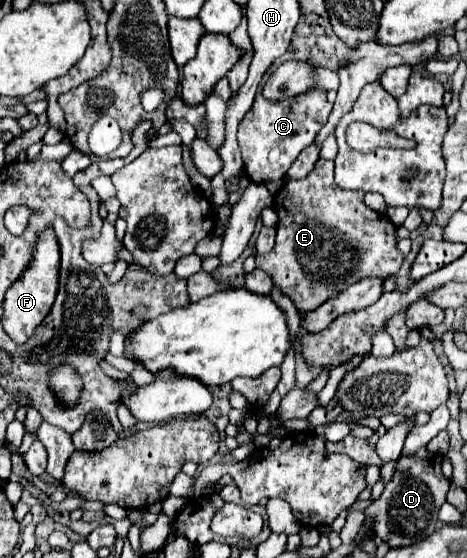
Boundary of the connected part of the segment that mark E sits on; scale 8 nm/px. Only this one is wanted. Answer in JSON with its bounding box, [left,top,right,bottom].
[256,159,404,313]

